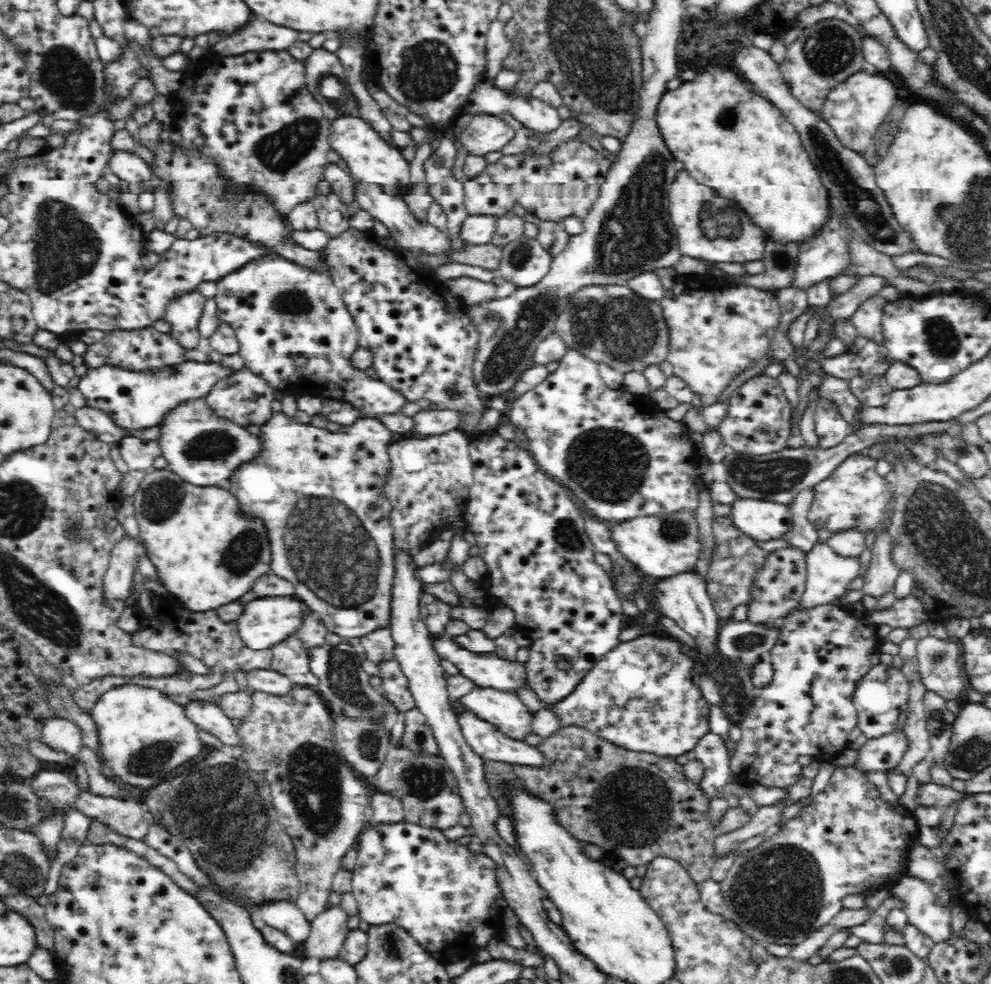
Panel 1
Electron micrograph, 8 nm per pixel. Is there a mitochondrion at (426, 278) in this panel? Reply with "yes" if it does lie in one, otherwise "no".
no

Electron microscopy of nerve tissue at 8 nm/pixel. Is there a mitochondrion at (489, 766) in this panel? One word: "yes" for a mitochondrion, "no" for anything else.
no

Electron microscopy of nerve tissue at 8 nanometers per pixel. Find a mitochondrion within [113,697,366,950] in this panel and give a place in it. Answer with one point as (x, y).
(314, 781)

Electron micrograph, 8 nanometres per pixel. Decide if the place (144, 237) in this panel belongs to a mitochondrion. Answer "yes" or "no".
no

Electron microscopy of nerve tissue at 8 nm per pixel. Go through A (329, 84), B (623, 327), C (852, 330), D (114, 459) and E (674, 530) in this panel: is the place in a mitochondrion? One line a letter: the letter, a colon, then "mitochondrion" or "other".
A: mitochondrion
B: mitochondrion
C: other
D: other
E: mitochondrion

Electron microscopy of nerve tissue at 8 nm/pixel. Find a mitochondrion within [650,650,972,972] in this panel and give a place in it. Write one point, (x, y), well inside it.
(779, 892)

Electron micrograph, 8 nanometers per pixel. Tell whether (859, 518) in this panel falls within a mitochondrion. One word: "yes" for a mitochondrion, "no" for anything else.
yes

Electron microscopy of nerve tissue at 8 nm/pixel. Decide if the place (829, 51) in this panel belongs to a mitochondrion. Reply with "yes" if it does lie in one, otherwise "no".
yes

